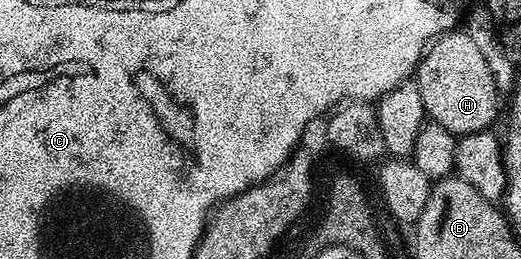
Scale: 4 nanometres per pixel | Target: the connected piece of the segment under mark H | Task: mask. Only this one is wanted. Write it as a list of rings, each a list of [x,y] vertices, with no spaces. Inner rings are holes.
[[[465,31],[442,34],[422,55],[416,70],[420,99],[424,99],[426,116],[431,122],[455,135],[484,131],[498,117],[500,87],[484,63],[484,54],[468,39]]]

